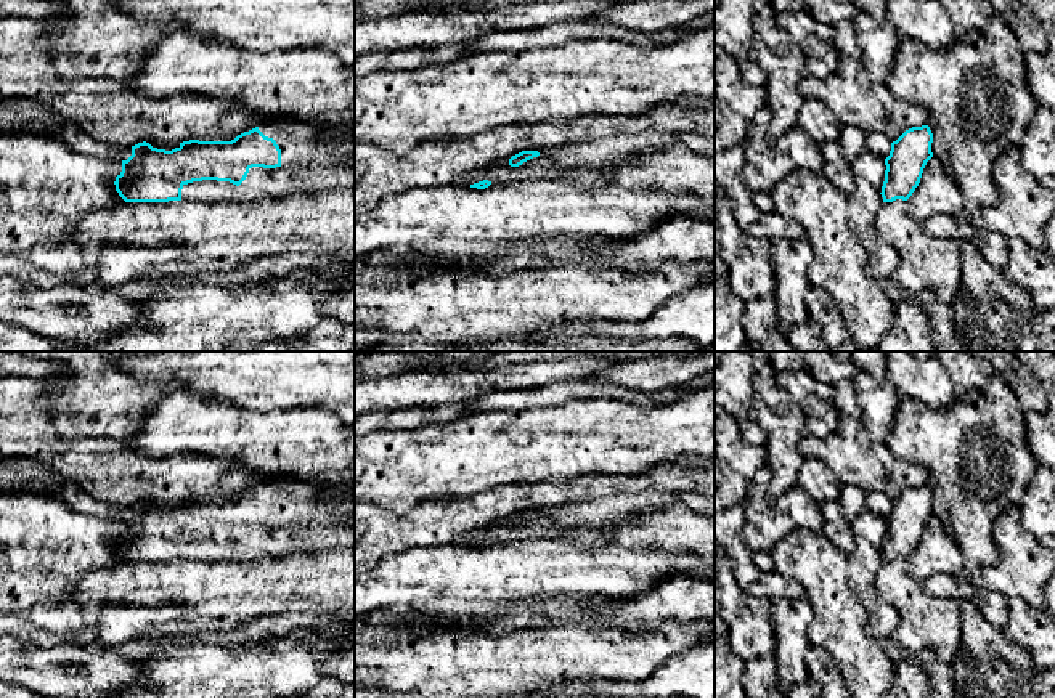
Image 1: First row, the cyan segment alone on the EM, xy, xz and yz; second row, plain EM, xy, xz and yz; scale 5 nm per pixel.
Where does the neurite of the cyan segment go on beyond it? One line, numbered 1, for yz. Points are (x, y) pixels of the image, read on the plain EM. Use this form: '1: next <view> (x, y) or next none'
1: next none

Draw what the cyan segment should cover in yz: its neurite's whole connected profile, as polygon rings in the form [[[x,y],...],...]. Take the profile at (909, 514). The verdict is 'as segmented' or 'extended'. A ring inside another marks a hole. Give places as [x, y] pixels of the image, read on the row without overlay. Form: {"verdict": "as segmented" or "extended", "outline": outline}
{"verdict": "as segmented", "outline": [[[928,485],[912,486],[891,502],[885,518],[883,562],[907,560],[920,542],[931,512],[933,493]]]}

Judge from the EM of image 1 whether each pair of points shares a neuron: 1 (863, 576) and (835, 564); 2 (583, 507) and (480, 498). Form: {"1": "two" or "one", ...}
{"1": "two", "2": "two"}

